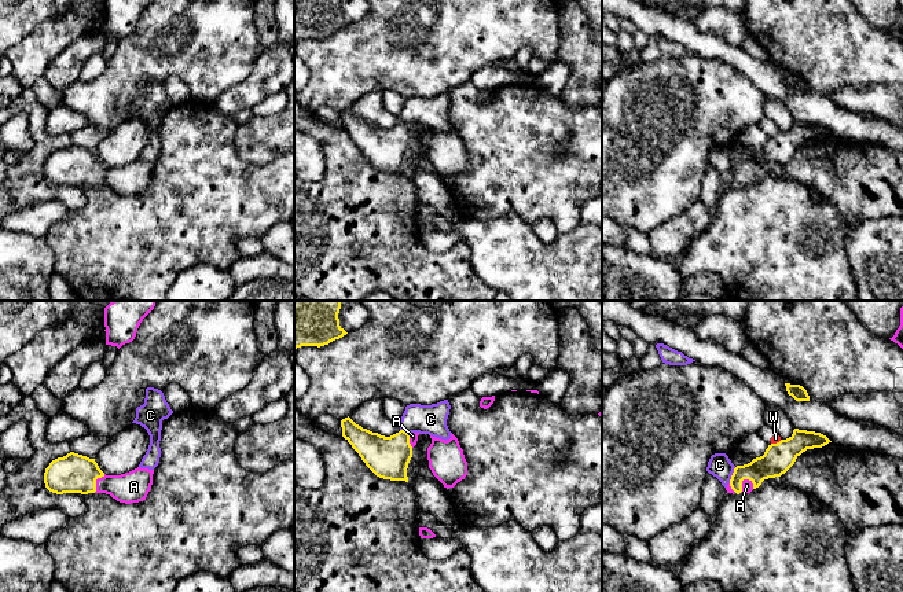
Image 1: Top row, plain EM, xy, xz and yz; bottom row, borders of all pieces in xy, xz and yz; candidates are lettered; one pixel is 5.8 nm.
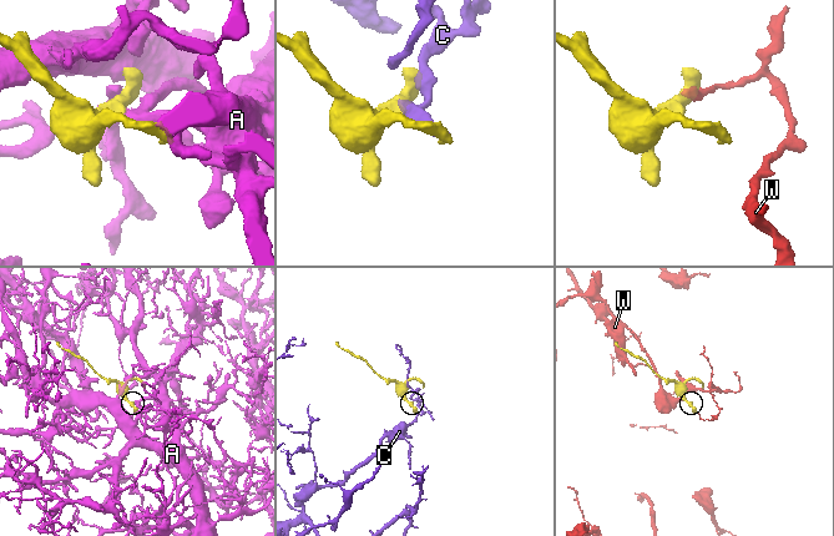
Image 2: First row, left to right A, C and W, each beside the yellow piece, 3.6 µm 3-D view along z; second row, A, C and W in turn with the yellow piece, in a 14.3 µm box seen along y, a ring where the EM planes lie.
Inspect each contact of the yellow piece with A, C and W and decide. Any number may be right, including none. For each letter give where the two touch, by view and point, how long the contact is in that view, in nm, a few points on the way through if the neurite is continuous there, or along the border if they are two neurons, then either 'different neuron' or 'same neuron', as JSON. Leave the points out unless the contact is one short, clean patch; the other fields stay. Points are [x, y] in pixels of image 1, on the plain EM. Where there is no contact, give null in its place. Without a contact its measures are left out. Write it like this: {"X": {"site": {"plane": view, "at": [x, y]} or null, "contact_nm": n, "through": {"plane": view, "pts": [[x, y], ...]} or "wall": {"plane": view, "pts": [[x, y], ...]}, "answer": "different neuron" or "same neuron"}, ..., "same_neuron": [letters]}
{"A": {"site": {"plane": "yz", "at": [741, 175]}, "contact_nm": 100, "through": {"plane": "yz", "pts": [[777, 151], [741, 175], [747, 177]]}, "answer": "same neuron"}, "C": {"site": {"plane": "yz", "at": [731, 168]}, "contact_nm": 100, "wall": {"plane": "yz", "pts": [[736, 160], [729, 175]]}, "answer": "different neuron"}, "W": {"site": {"plane": "yz", "at": [777, 135]}, "contact_nm": 70, "wall": {"plane": "yz", "pts": [[781, 132], [771, 136]]}, "answer": "different neuron"}, "same_neuron": ["A"]}

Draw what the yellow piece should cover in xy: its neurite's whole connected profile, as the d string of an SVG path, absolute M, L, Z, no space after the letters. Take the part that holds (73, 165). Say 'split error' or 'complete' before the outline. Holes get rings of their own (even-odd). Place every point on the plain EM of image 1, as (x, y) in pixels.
split error; M70 144L49 155L44 165L44 176L56 187L106 185L120 195L131 196L146 192L153 166L154 162L137 159L121 168L106 168L95 151Z

